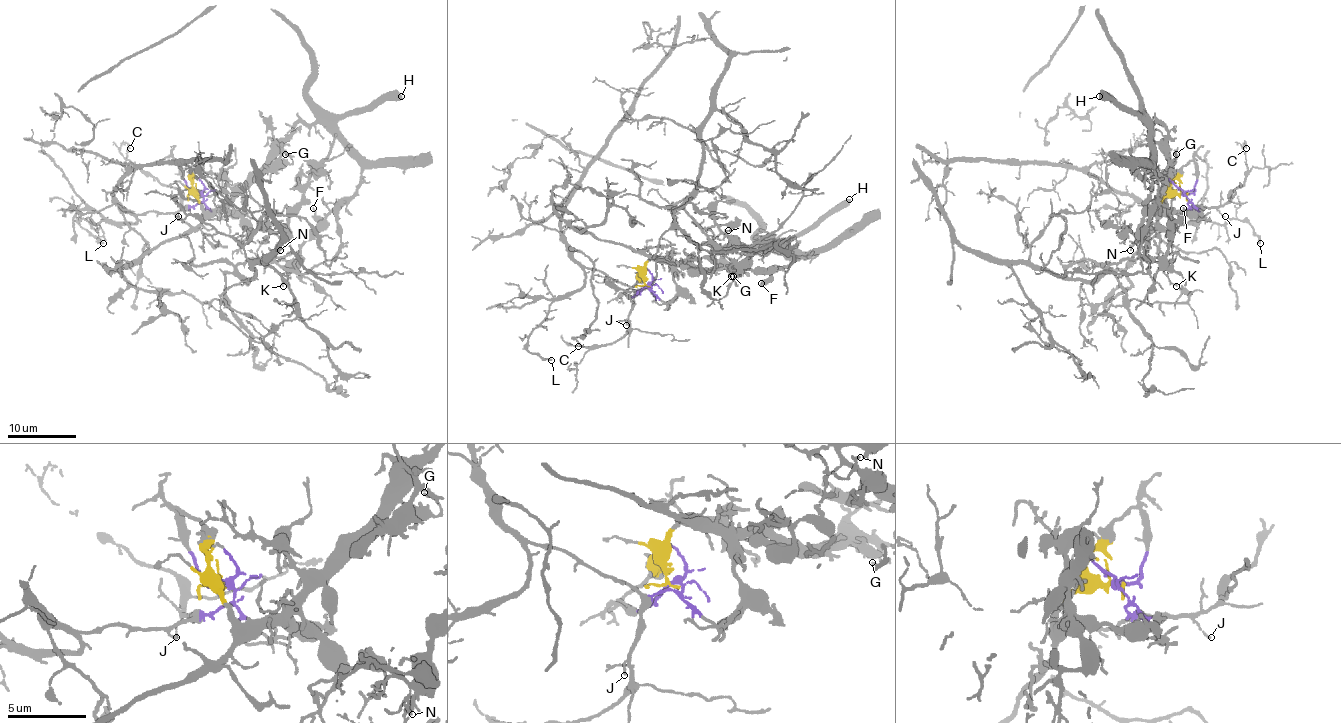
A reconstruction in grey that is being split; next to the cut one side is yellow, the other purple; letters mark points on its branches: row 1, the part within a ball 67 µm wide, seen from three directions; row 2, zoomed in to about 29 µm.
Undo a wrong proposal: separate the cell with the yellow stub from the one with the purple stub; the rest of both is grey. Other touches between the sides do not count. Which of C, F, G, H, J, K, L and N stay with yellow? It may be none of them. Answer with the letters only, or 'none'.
F, G, H, K, N

